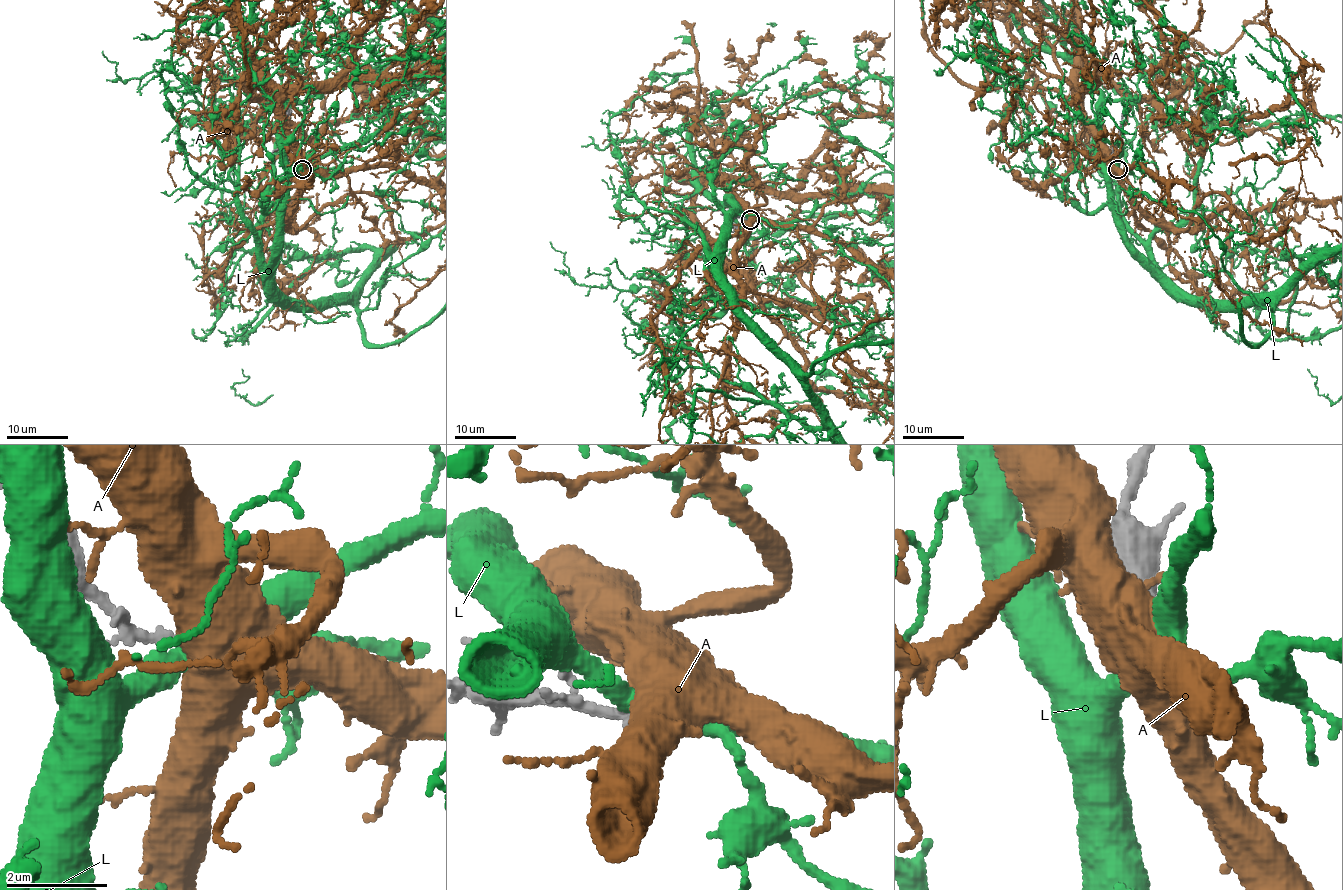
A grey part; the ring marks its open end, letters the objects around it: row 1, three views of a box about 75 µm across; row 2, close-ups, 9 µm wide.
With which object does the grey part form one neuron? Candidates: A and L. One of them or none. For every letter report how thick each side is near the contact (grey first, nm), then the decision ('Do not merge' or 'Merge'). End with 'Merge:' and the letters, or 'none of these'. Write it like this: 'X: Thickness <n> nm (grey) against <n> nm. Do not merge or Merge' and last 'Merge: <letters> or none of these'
A: Thickness 280 nm (grey) against 800 nm. Do not merge
L: Thickness 280 nm (grey) against 440 nm. Do not merge
Merge: none of these

